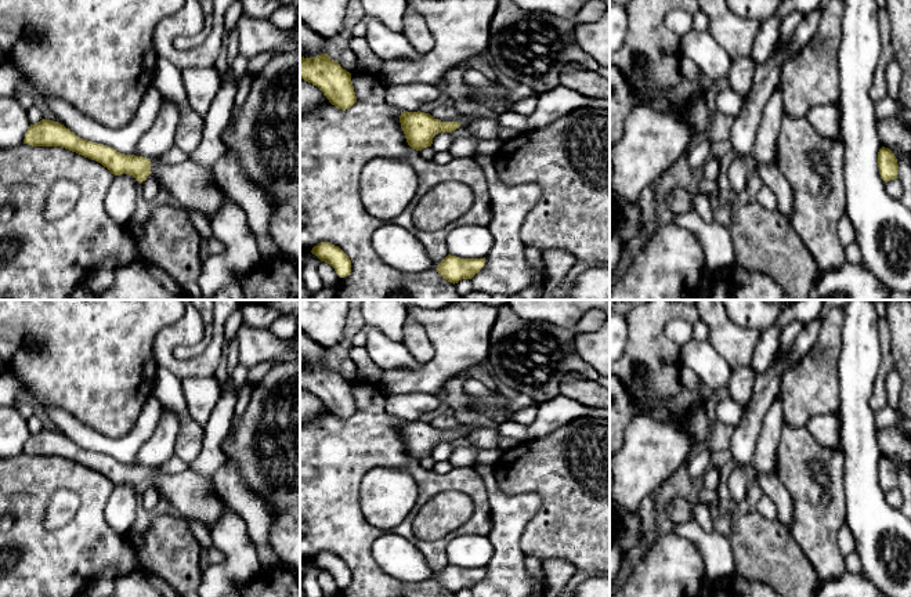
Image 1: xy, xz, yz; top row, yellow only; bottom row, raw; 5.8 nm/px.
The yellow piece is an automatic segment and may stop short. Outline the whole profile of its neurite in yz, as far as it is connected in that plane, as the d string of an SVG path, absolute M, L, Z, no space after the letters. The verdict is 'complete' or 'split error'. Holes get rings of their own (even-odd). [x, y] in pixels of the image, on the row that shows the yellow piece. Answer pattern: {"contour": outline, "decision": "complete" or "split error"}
{"contour": "M882 146L879 149L878 167L879 167L881 178L885 182L897 178L897 171L899 171L897 159L889 148Z", "decision": "complete"}

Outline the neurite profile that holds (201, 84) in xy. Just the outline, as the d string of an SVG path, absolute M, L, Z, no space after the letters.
M188 68L181 70L181 77L189 106L205 117L221 87L220 73L216 68Z

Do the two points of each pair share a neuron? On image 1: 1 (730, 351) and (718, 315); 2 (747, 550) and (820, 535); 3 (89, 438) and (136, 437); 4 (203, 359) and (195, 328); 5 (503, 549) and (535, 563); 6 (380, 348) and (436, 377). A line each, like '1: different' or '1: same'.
1: same
2: different
3: same
4: same
5: different
6: different

